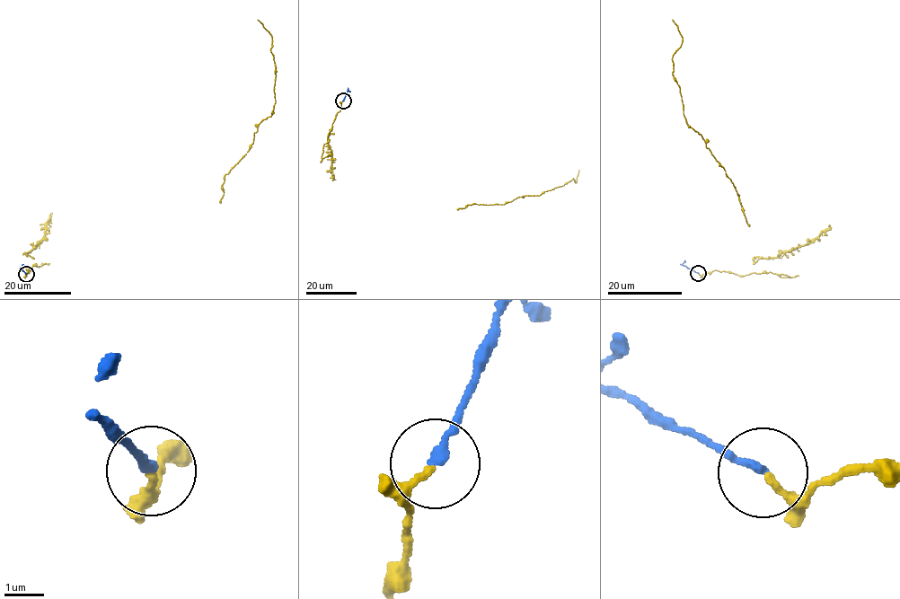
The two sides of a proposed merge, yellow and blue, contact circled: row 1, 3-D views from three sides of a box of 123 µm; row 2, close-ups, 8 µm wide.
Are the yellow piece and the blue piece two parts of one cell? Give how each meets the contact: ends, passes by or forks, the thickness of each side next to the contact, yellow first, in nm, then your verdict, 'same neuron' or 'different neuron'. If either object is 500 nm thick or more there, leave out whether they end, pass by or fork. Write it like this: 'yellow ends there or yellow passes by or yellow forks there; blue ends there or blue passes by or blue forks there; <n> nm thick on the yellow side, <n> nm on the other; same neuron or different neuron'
yellow ends there; blue ends there; 180 nm thick on the yellow side, 200 nm on the other; same neuron

